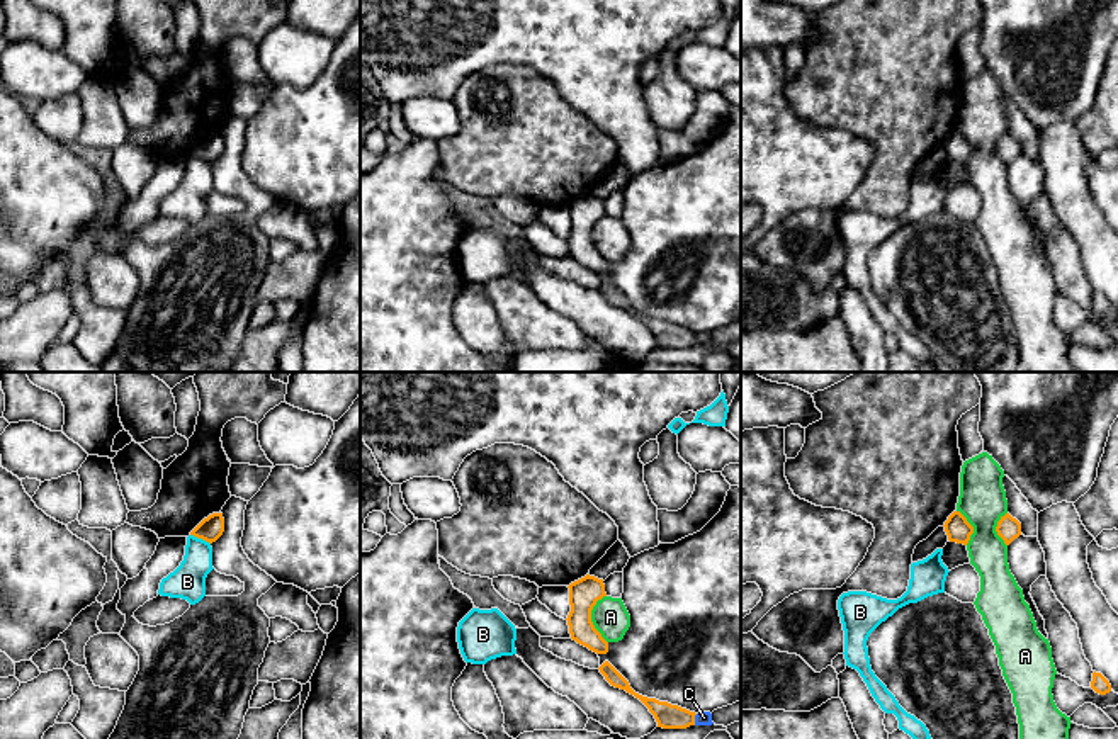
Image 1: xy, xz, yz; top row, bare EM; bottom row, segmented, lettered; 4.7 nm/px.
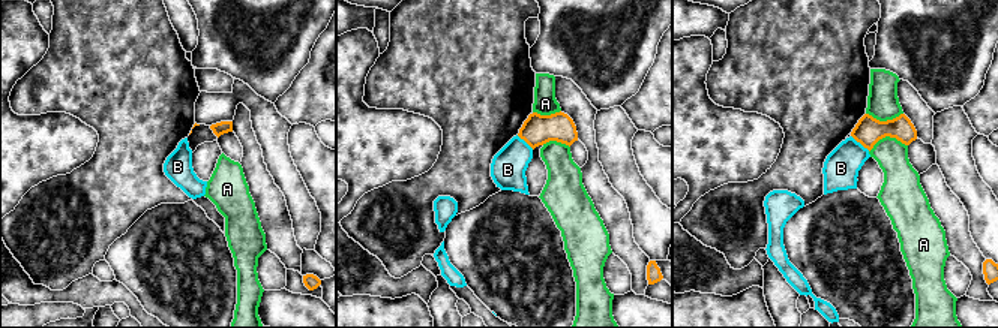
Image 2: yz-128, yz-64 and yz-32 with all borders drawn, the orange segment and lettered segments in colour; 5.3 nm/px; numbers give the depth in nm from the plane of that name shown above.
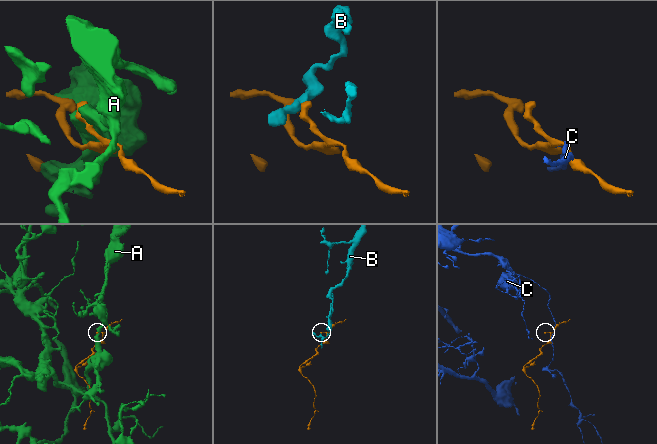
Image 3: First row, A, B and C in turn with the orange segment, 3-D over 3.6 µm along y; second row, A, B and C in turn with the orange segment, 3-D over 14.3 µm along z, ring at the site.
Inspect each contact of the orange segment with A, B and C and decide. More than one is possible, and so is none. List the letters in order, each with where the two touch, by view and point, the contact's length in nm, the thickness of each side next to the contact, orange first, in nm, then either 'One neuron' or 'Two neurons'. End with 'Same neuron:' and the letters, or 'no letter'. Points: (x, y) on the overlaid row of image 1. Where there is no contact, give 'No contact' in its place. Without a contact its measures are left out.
A: Touches orange at xz (590, 619). Shared border 240 nm. Thickness 140 nm (orange) against 170 nm. Two neurons
B: Touches orange at xy (201, 537). Shared border 110 nm. Thickness 110 nm (orange) against 170 nm. Two neurons
C: Touches orange at xz (694, 719). Shared border 60 nm. Thickness 120 nm (orange) against 60 nm. Two neurons
Same neuron: no letter

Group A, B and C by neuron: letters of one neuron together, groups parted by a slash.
A / B / C

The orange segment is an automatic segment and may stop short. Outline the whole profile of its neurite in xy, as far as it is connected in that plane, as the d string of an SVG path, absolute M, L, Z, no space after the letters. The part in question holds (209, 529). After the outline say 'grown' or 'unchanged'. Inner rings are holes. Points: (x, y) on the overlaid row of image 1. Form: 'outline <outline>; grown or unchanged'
outline M212 513L207 518L204 518L192 532L190 535L202 539L209 544L216 542L224 532L224 518L223 513Z; unchanged

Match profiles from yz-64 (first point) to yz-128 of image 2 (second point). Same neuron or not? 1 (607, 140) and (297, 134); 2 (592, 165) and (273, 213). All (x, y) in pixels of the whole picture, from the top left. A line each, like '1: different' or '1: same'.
1: different
2: same

